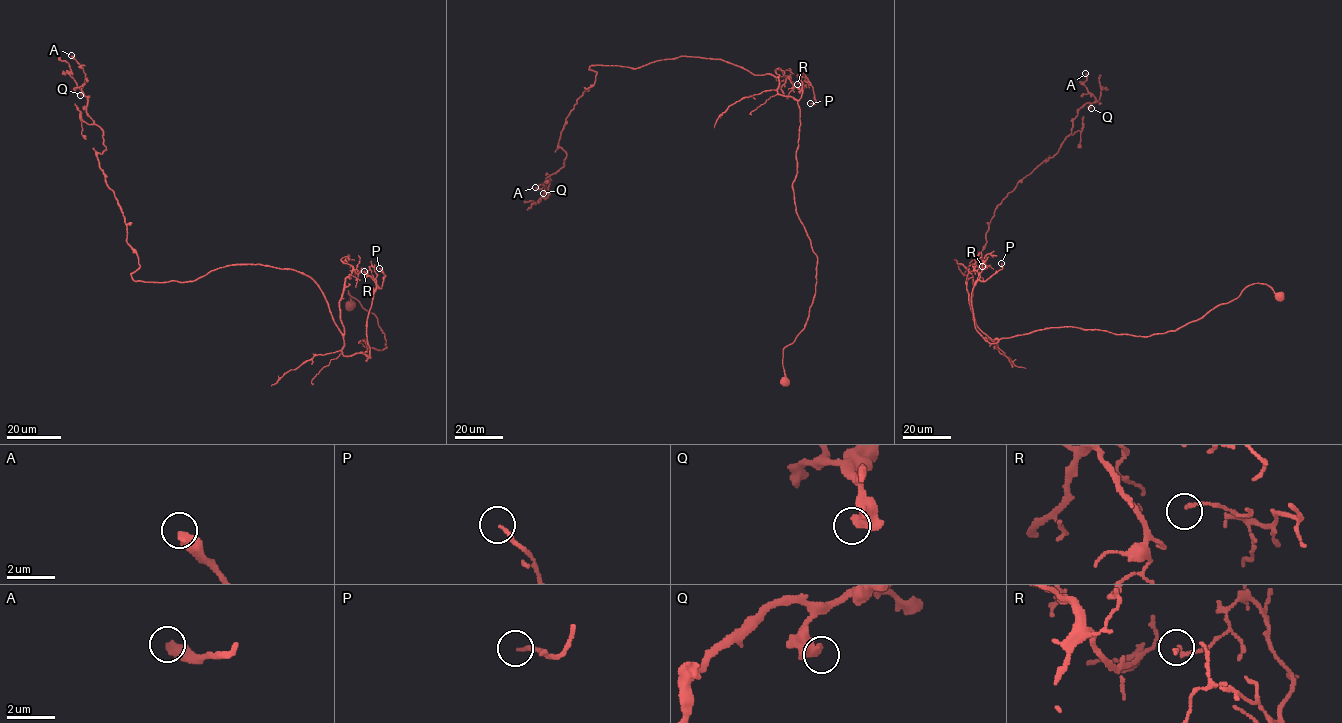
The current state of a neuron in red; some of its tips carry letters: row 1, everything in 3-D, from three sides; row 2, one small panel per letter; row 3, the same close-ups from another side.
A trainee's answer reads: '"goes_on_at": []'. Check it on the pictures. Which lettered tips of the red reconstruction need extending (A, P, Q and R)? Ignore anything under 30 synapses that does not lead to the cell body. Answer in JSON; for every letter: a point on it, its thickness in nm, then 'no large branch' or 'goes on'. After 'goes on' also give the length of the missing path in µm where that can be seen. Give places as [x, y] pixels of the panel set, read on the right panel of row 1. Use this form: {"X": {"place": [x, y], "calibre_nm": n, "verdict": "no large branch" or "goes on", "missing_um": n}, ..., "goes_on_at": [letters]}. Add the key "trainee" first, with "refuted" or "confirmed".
{"trainee": "confirmed", "A": {"place": [1085, 73], "calibre_nm": 440, "verdict": "no large branch"}, "P": {"place": [1001, 263], "calibre_nm": 130, "verdict": "no large branch"}, "Q": {"place": [1091, 108], "calibre_nm": 460, "verdict": "no large branch"}, "R": {"place": [982, 266], "calibre_nm": 140, "verdict": "no large branch"}, "goes_on_at": []}

